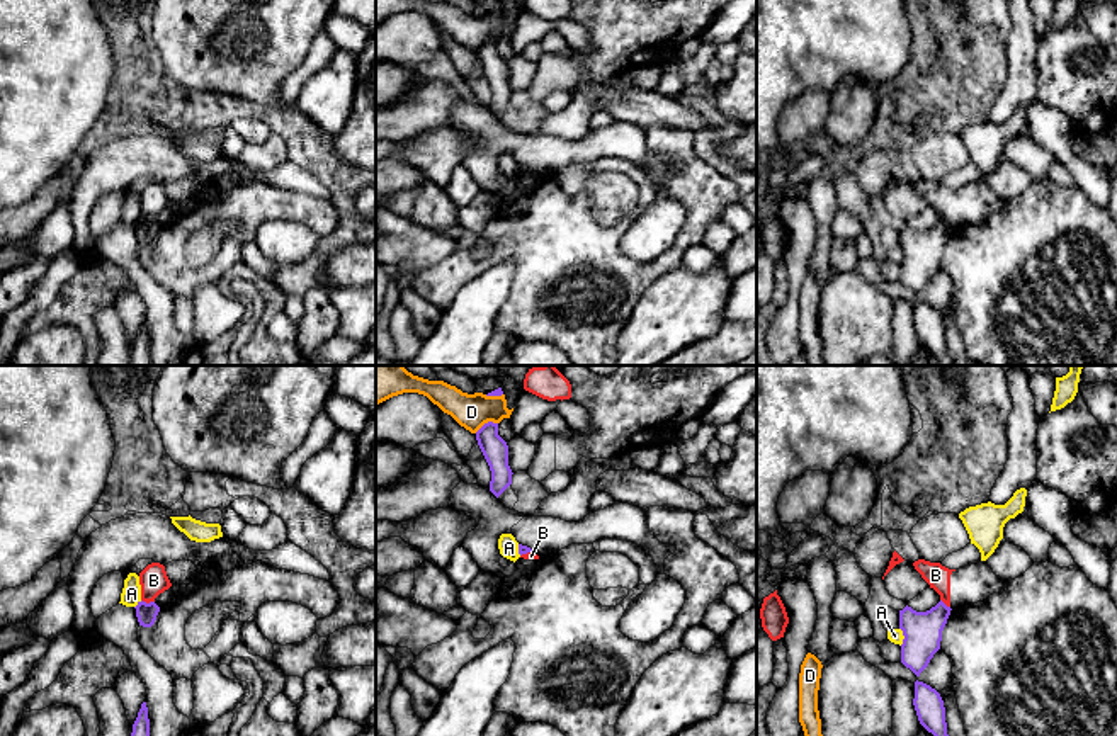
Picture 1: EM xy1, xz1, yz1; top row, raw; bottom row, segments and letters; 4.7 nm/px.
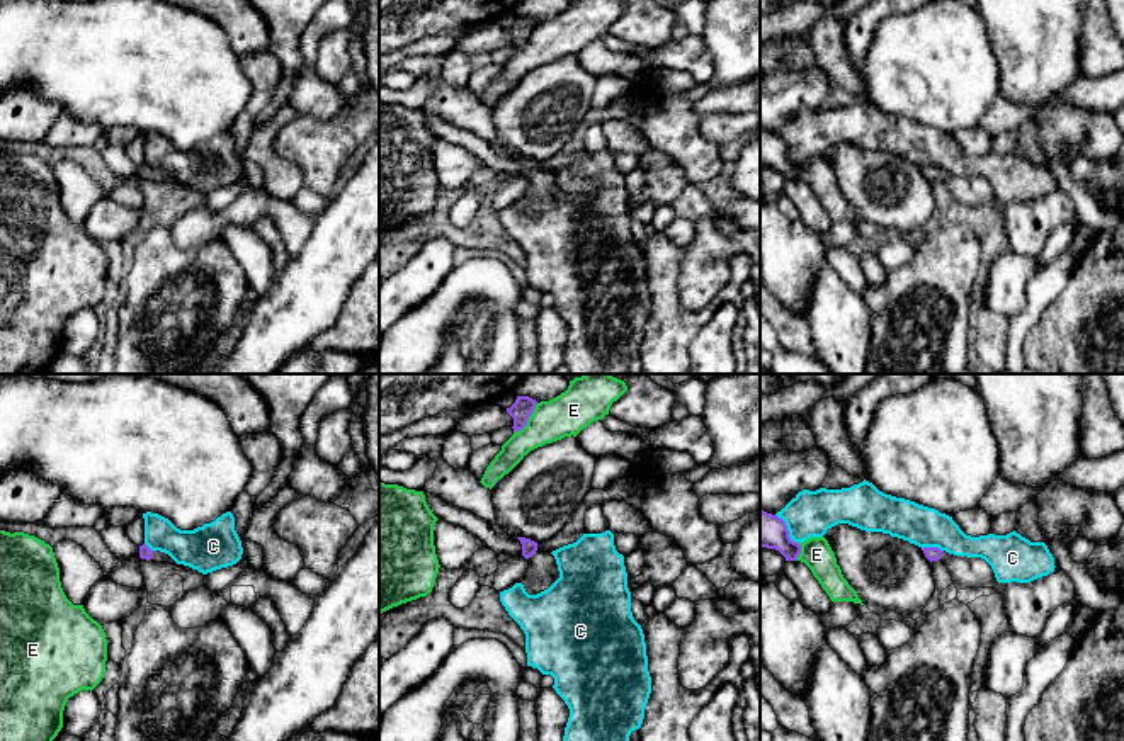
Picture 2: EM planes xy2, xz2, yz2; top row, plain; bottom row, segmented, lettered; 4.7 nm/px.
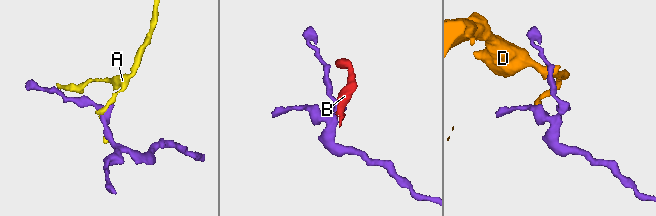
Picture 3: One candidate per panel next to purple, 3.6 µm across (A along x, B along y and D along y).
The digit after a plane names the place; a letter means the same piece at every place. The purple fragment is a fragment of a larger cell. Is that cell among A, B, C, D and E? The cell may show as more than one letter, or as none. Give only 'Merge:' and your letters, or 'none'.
Merge: none

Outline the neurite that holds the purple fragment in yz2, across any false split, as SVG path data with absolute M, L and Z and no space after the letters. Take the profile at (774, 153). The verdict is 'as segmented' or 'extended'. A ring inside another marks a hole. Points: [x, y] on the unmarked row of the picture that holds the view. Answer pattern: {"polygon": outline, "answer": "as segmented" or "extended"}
{"polygon": "M760 127L760 167L779 170L786 180L796 180L801 173L799 161L789 156L787 144L777 134Z", "answer": "as segmented"}

